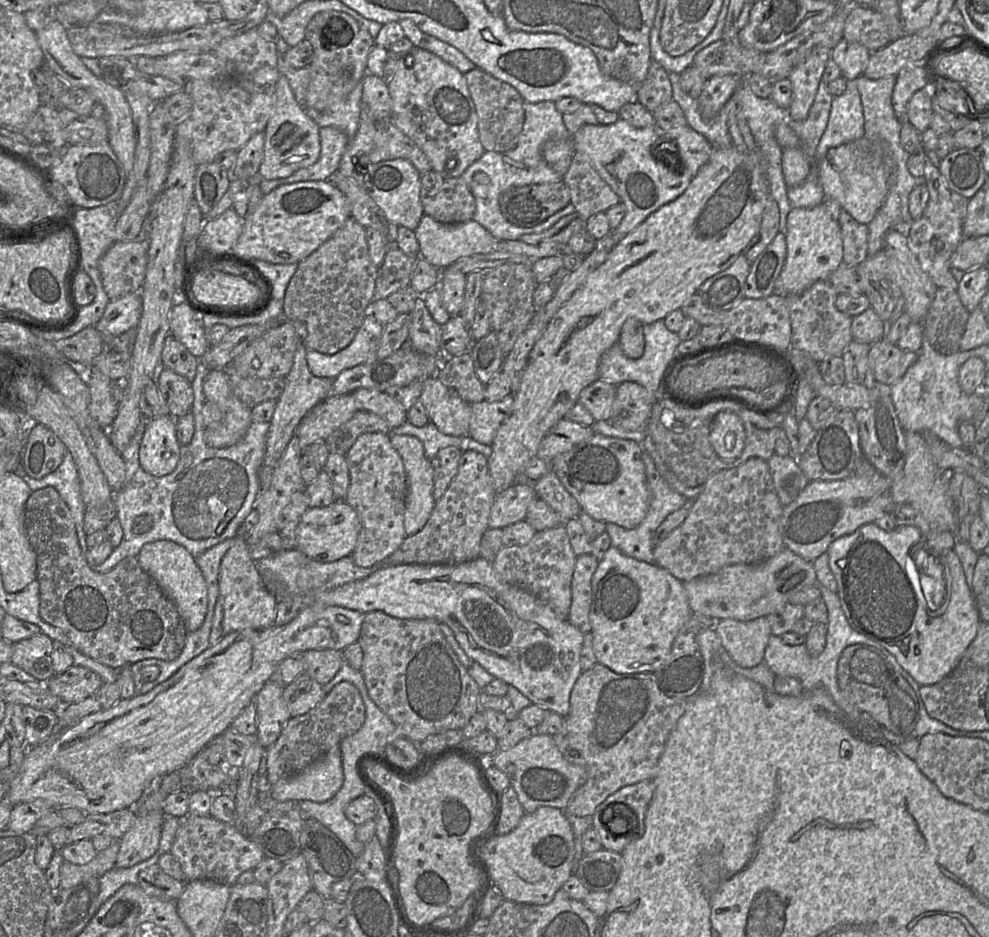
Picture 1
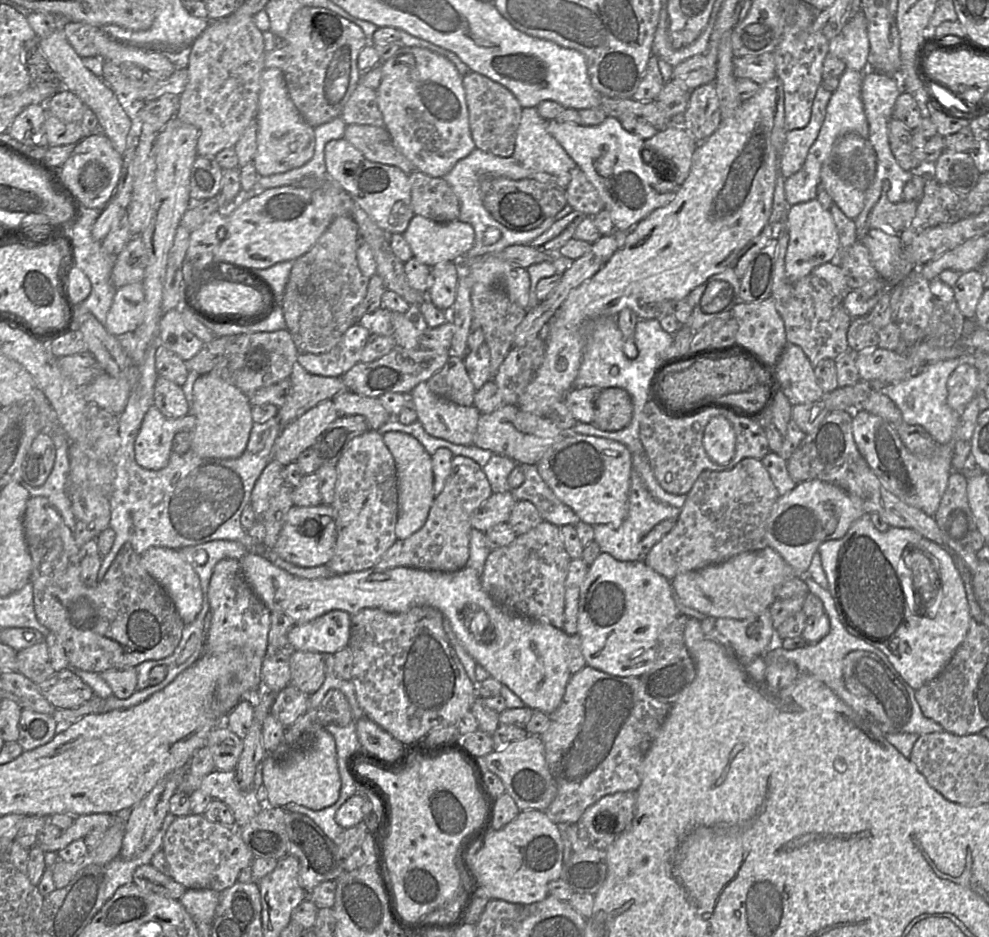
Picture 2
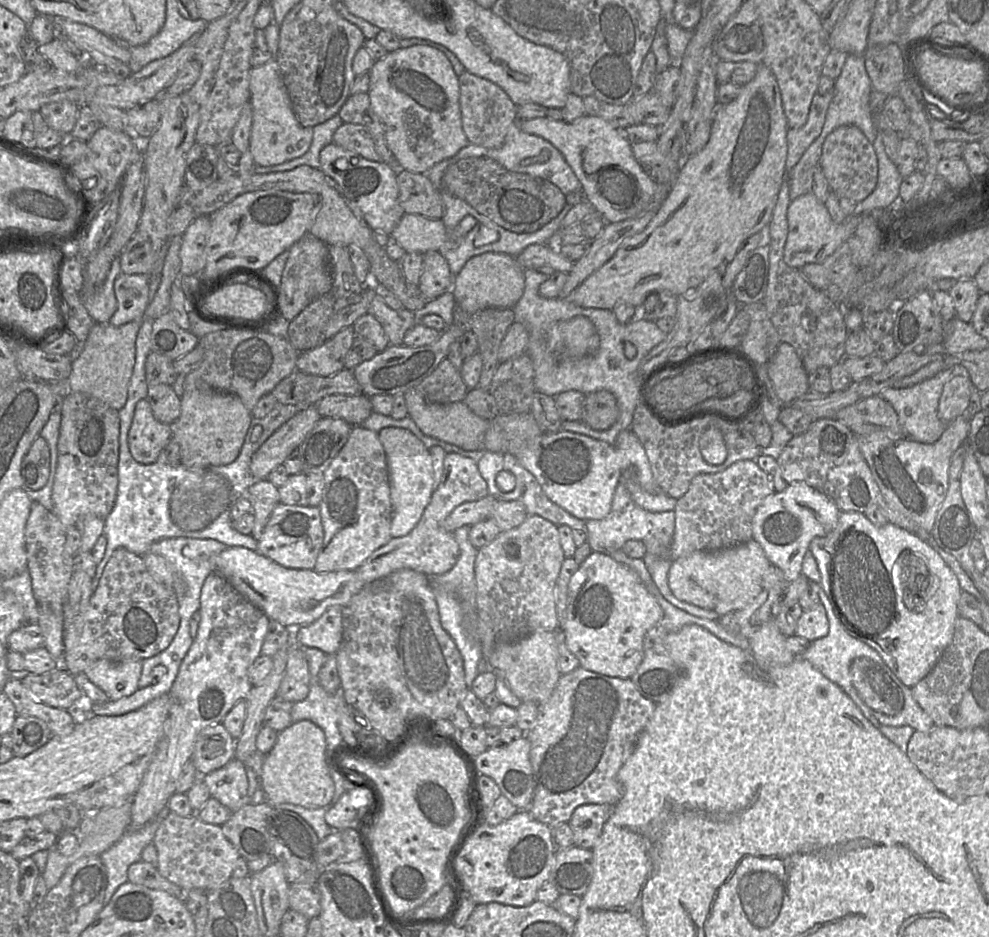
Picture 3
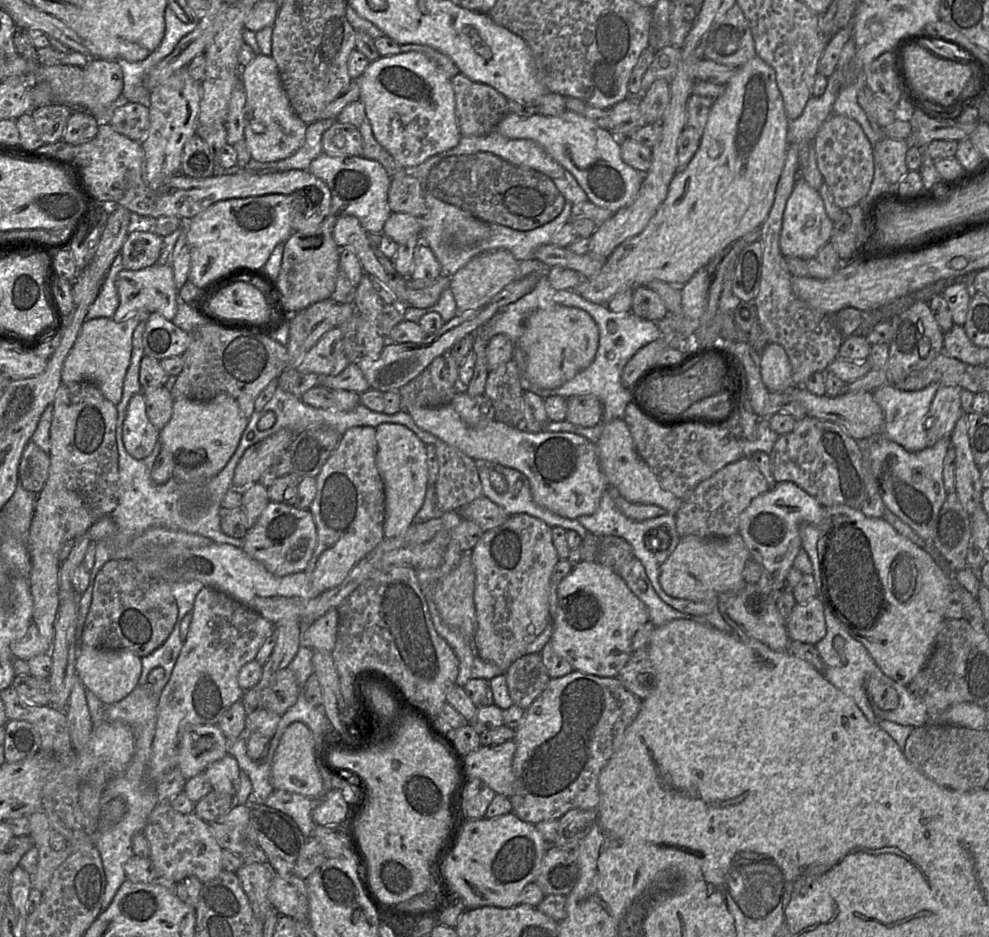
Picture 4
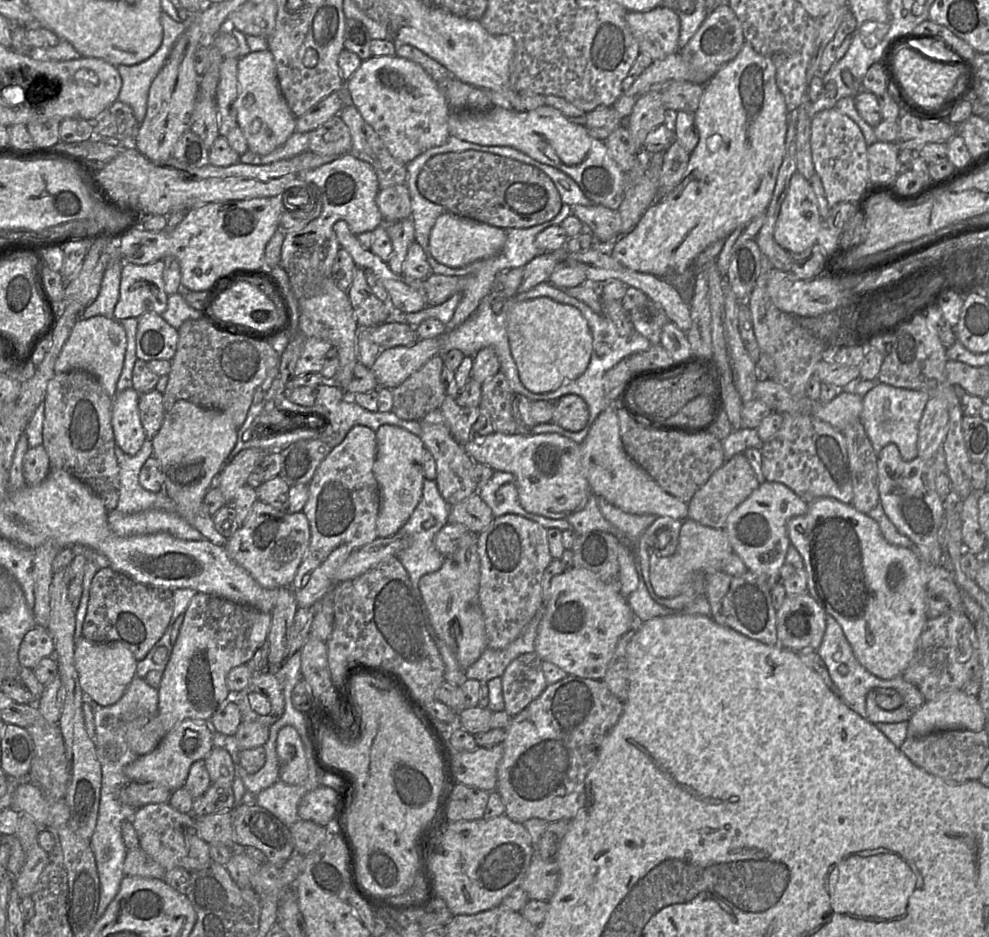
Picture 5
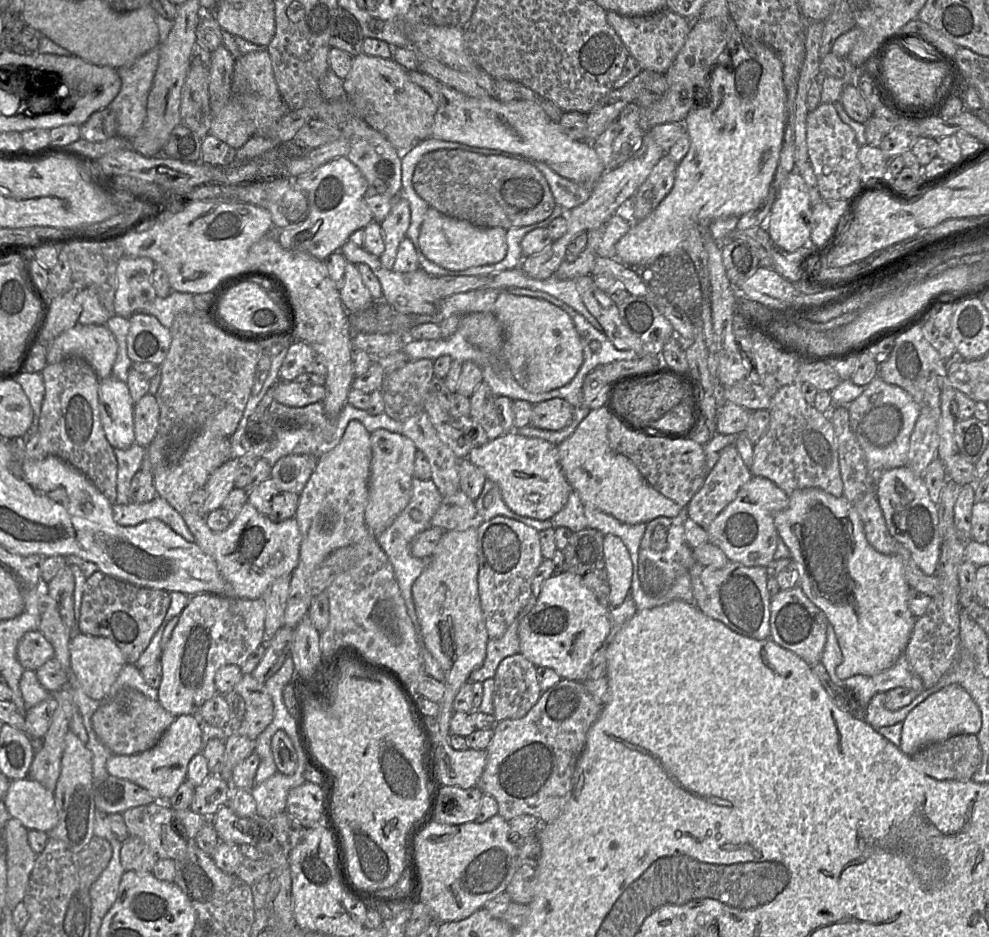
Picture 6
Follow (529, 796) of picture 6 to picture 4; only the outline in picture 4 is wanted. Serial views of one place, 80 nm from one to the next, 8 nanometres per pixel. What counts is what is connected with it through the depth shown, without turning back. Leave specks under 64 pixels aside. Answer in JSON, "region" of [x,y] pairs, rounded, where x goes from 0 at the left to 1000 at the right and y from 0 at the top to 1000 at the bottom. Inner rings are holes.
{"region":[[[579,715],[571,721],[557,724],[546,743],[531,758],[518,789],[522,795],[518,813],[521,832],[515,851],[518,868],[530,877],[542,879],[565,875],[578,863],[603,863],[607,855],[607,825],[626,797],[632,779],[644,765],[648,749],[624,723],[607,723]]]}

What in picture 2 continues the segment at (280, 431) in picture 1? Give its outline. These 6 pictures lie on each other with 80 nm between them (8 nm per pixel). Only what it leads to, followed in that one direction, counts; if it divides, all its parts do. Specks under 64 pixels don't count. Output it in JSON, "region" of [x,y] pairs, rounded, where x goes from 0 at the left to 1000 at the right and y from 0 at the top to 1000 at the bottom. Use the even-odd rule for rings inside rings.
{"region":[[[299,385],[294,400],[294,417],[288,430],[281,435],[280,447],[287,456],[328,427],[350,417],[345,402],[328,402],[311,398]]]}

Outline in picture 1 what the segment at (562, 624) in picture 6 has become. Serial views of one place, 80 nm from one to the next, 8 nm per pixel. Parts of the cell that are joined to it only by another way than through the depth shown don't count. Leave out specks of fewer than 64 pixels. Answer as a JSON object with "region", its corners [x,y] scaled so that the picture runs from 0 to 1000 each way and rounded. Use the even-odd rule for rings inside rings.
{"region":[[[618,583],[613,588],[611,594],[606,599],[605,605],[599,616],[598,625],[599,641],[597,647],[596,660],[599,670],[598,674],[592,678],[597,678],[598,680],[599,692],[604,702],[605,709],[611,710],[625,719],[660,718],[664,714],[666,714],[676,701],[683,681],[700,655],[691,621],[683,617],[677,610],[664,604],[663,602],[657,602],[654,600],[643,598],[641,596],[637,596],[631,592],[623,584]]]}

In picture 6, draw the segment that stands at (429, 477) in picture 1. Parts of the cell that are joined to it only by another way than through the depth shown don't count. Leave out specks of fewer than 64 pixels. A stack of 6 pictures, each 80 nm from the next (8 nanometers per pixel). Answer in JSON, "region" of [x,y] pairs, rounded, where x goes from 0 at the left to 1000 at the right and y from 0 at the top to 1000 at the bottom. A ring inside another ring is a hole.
{"region":[[[381,458],[374,462],[376,491],[373,508],[373,533],[369,543],[370,559],[377,572],[395,561],[413,539],[417,529],[420,474],[405,461]]]}

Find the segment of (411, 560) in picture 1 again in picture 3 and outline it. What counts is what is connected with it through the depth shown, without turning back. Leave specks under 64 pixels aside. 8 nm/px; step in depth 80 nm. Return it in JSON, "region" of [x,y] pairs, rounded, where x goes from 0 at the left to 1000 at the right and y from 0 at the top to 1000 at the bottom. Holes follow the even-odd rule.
{"region":[[[451,483],[448,506],[425,557],[412,572],[396,574],[380,587],[362,607],[362,619],[373,624],[404,607],[417,607],[432,615],[442,615],[455,609],[463,599],[464,582],[456,568],[447,562],[447,557],[463,540],[489,533],[494,528],[491,513],[485,506],[483,494],[463,483]]]}

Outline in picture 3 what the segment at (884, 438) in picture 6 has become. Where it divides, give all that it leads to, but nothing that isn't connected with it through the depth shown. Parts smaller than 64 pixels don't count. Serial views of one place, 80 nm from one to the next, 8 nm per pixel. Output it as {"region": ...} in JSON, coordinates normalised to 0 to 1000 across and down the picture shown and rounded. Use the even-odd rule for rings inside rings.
{"region":[[[970,388],[964,390],[945,401],[917,414],[898,413],[890,423],[898,428],[906,439],[913,463],[924,471],[936,474],[945,473],[956,460],[956,453],[948,444],[948,431],[954,410],[967,400],[978,400],[978,394]]]}

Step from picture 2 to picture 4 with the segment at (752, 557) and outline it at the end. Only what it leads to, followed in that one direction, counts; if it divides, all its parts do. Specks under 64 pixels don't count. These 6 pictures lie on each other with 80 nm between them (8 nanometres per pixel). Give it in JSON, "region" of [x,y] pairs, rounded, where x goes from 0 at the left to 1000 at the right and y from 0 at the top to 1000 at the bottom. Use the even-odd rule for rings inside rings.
{"region":[[[747,570],[719,574],[709,574],[703,571],[691,572],[688,573],[680,590],[668,602],[666,621],[672,633],[680,638],[703,642],[726,639],[728,634],[748,630],[754,624],[750,610],[758,597],[758,589]]]}

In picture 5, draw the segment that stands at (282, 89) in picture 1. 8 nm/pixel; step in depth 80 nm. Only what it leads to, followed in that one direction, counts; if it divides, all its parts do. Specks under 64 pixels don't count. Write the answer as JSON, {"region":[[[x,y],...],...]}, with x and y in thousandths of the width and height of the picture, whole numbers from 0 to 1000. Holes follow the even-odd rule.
{"region":[[[270,52],[243,61],[240,68],[240,85],[241,134],[249,147],[251,159],[262,165],[270,165],[296,144],[300,129],[283,96],[275,57]]]}

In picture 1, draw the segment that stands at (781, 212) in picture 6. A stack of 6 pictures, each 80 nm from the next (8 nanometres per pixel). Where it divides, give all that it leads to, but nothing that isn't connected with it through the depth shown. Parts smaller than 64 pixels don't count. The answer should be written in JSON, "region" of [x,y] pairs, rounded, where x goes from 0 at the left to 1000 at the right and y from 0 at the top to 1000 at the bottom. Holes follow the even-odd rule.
{"region":[[[830,219],[801,222],[796,231],[794,256],[796,272],[792,287],[785,298],[783,314],[808,314],[827,299],[836,299],[852,281],[852,257],[847,236]]]}

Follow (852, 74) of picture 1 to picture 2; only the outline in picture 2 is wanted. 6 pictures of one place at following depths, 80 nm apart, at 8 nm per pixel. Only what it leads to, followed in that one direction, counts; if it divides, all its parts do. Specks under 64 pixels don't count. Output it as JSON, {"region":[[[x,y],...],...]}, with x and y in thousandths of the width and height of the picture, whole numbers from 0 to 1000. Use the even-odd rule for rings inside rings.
{"region":[[[870,10],[856,23],[851,33],[838,44],[838,58],[850,63],[856,73],[873,77],[878,73],[879,55],[878,25],[873,12]]]}

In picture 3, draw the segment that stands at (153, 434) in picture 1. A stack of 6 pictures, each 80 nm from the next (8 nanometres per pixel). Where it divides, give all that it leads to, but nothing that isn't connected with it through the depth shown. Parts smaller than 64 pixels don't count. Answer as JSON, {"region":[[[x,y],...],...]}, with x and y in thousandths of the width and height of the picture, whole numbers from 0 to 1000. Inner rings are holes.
{"region":[[[149,426],[139,429],[129,461],[130,480],[137,492],[142,495],[158,493],[174,464],[173,453],[164,451],[156,445]]]}

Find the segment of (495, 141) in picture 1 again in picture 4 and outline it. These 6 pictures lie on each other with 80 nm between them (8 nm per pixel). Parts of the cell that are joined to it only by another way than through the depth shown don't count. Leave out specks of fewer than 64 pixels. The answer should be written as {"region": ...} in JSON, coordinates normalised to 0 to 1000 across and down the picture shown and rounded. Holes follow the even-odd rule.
{"region":[[[464,78],[456,84],[460,100],[460,122],[462,133],[467,145],[491,146],[501,140],[503,133],[516,120],[514,106],[491,90],[479,88]]]}

